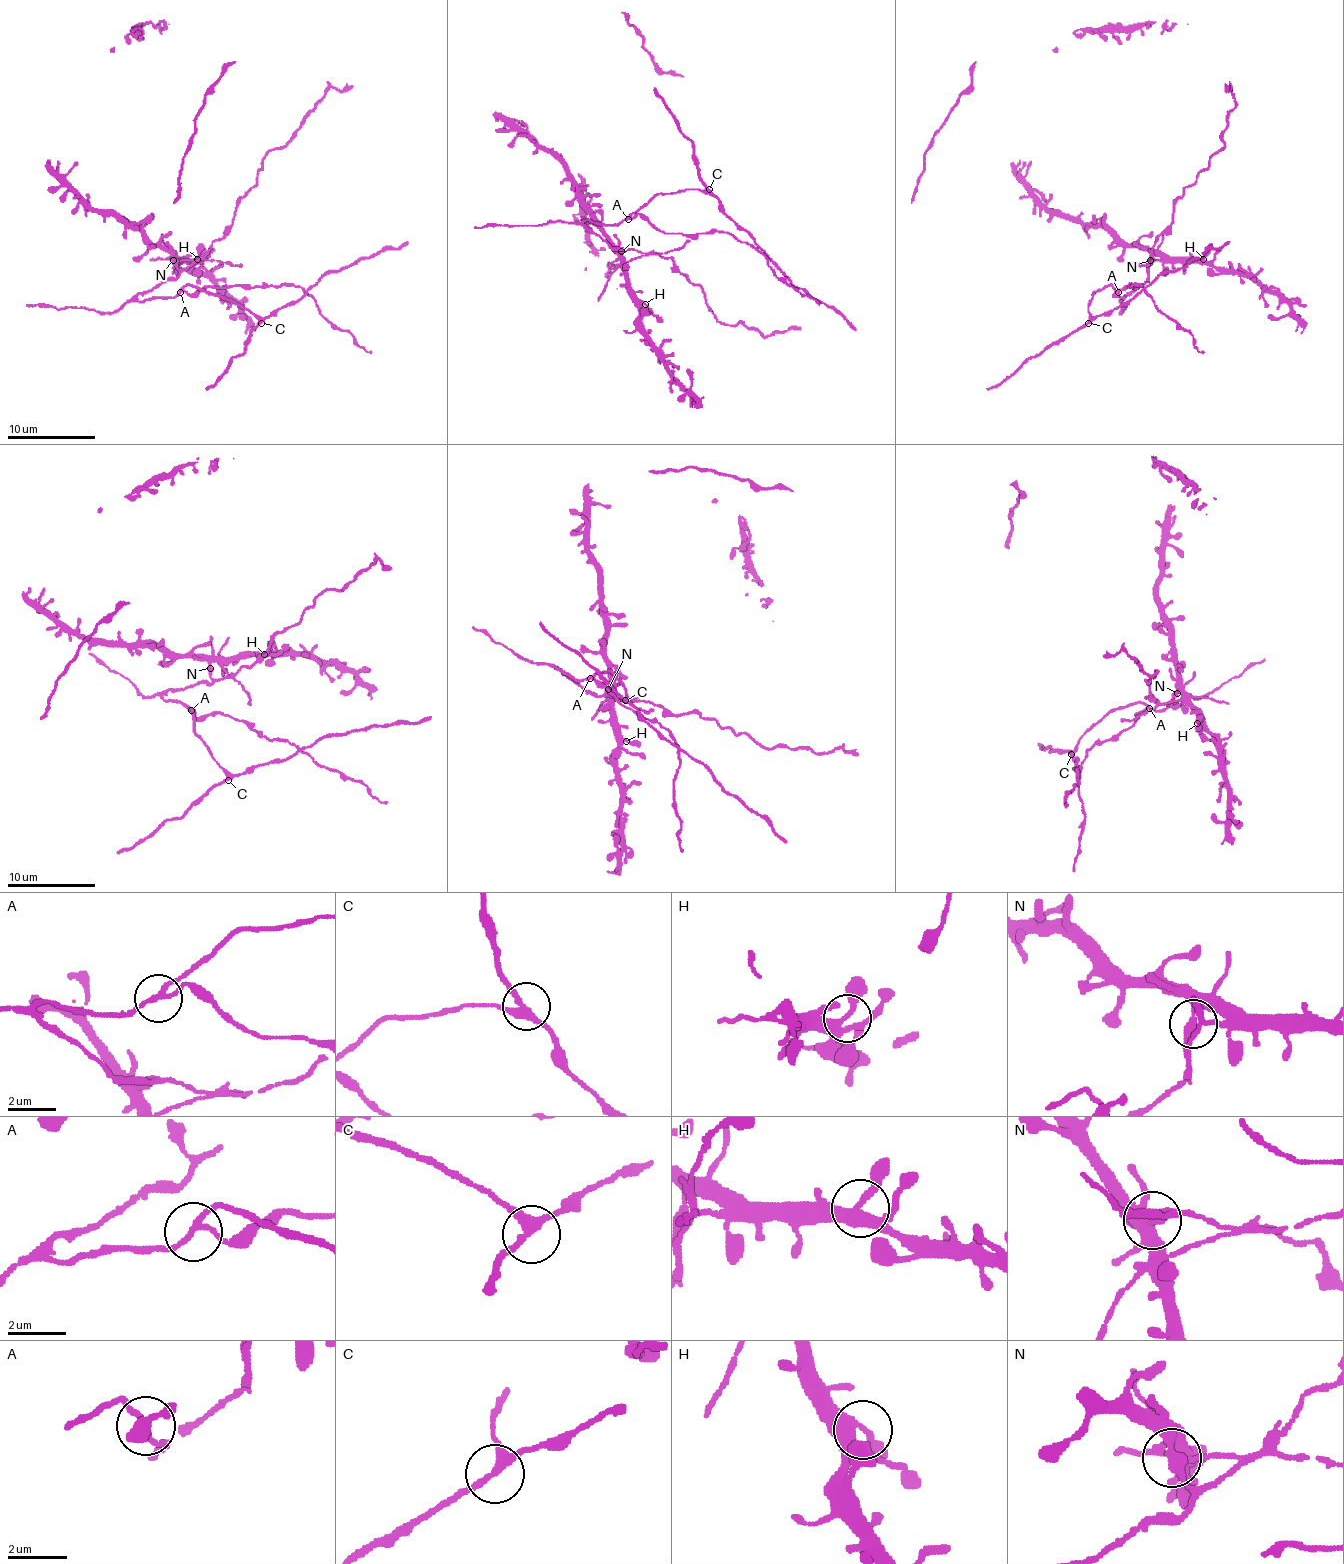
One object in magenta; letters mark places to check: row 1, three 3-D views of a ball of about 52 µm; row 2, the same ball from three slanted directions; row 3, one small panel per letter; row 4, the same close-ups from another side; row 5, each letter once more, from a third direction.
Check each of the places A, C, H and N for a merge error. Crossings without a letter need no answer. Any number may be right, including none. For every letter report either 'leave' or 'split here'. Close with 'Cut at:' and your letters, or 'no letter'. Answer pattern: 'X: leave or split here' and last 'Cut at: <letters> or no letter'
A: split here
C: leave
H: leave
N: split here
Cut at: A, N

